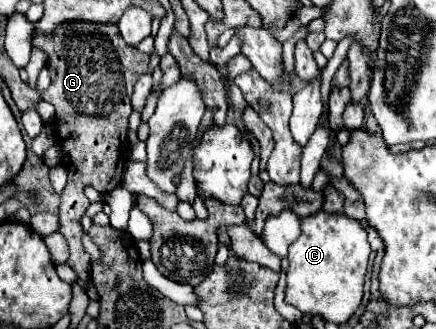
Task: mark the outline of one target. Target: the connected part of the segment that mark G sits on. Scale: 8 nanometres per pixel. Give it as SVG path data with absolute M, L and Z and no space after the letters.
M69 23L67 27L63 25L63 27L59 27L57 31L55 31L55 35L53 37L37 37L35 39L35 45L37 47L41 47L45 53L47 53L47 57L49 57L49 61L47 61L47 69L49 69L49 73L51 73L51 85L49 85L49 89L45 91L45 93L41 93L41 97L45 99L45 101L49 101L53 107L55 107L55 117L57 117L57 137L61 137L57 143L59 143L59 147L61 147L61 151L63 151L63 165L67 167L67 171L69 171L69 181L67 181L67 185L65 185L65 189L61 191L61 209L59 209L59 231L63 233L63 237L65 237L65 241L67 241L67 245L69 245L69 265L75 269L75 273L79 275L79 281L81 283L87 283L89 281L89 271L91 271L91 259L87 259L87 255L85 255L85 249L83 249L83 243L81 243L81 239L77 239L77 237L71 237L69 235L69 225L67 225L67 213L69 213L69 199L71 199L71 193L81 193L81 197L85 199L85 195L83 195L83 187L85 185L93 185L99 193L111 193L115 187L119 187L121 185L121 175L123 175L123 169L125 169L125 163L129 161L129 141L127 141L127 121L129 121L129 115L131 115L131 95L133 95L133 87L135 87L135 83L139 81L139 77L141 75L145 75L145 73L149 73L149 55L145 55L145 53L141 53L141 51L137 51L135 47L131 47L131 45L125 45L125 41L123 41L123 37L121 37L121 33L119 33L119 27L117 25L95 25L95 23Z

